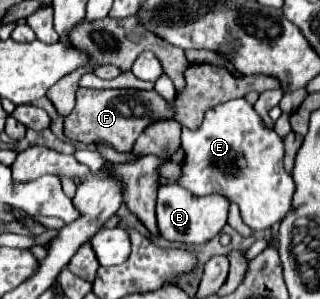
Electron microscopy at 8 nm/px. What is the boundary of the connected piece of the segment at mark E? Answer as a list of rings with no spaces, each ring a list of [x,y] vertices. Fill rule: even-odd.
[[[234,98],[210,108],[200,130],[182,128],[182,150],[184,160],[180,176],[176,180],[158,178],[158,184],[176,182],[198,196],[222,194],[238,204],[244,224],[254,232],[272,228],[292,212],[296,184],[284,168],[282,138],[264,126],[254,106],[244,98]]]

